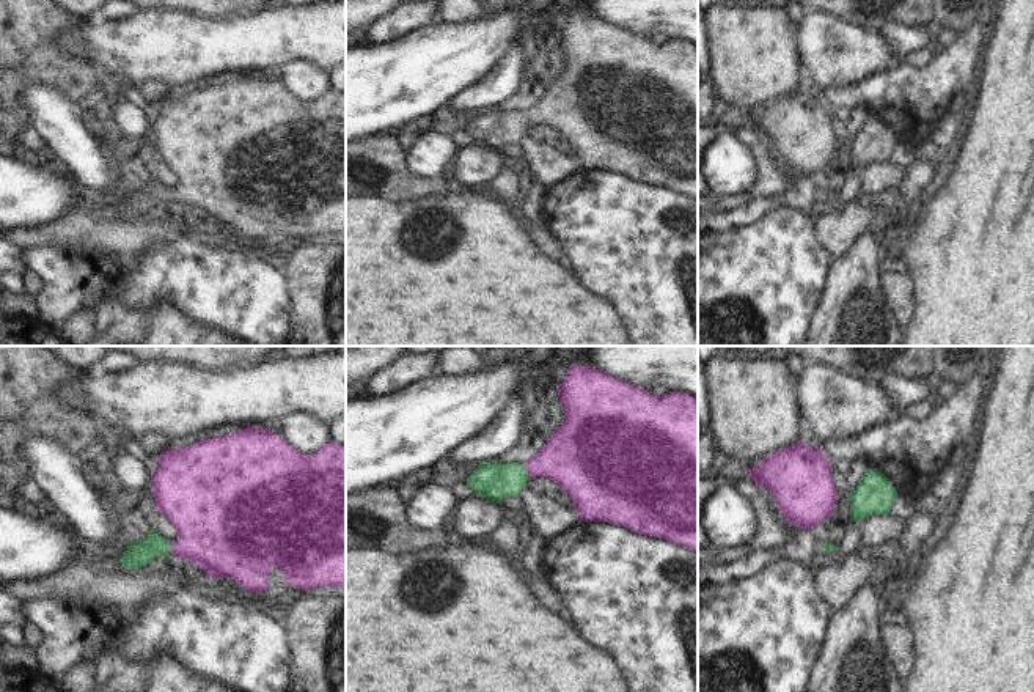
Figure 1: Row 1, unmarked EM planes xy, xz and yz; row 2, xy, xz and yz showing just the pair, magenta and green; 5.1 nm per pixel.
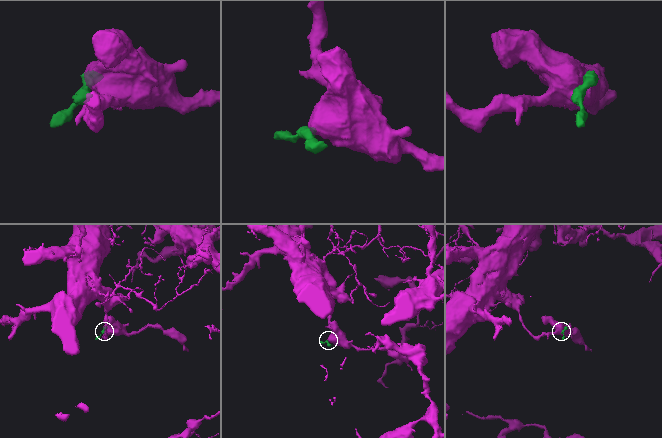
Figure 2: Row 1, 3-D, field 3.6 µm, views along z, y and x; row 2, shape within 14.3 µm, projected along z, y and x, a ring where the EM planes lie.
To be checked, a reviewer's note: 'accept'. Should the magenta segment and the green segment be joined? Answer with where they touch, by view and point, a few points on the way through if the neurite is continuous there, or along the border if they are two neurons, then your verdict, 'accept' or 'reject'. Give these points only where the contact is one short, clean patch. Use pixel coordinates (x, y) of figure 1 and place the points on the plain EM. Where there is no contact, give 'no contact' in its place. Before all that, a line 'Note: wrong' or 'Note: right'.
Note: right
meets magenta in xy at (173, 195); runs through xy (219, 178), (184, 195), (173, 195), (151, 195), (140, 200); accept

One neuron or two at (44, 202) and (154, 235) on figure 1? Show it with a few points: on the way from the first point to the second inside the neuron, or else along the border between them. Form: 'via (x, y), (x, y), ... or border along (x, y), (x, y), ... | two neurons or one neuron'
border along (76, 211), (68, 220), (55, 220), (41, 228) | two neurons

